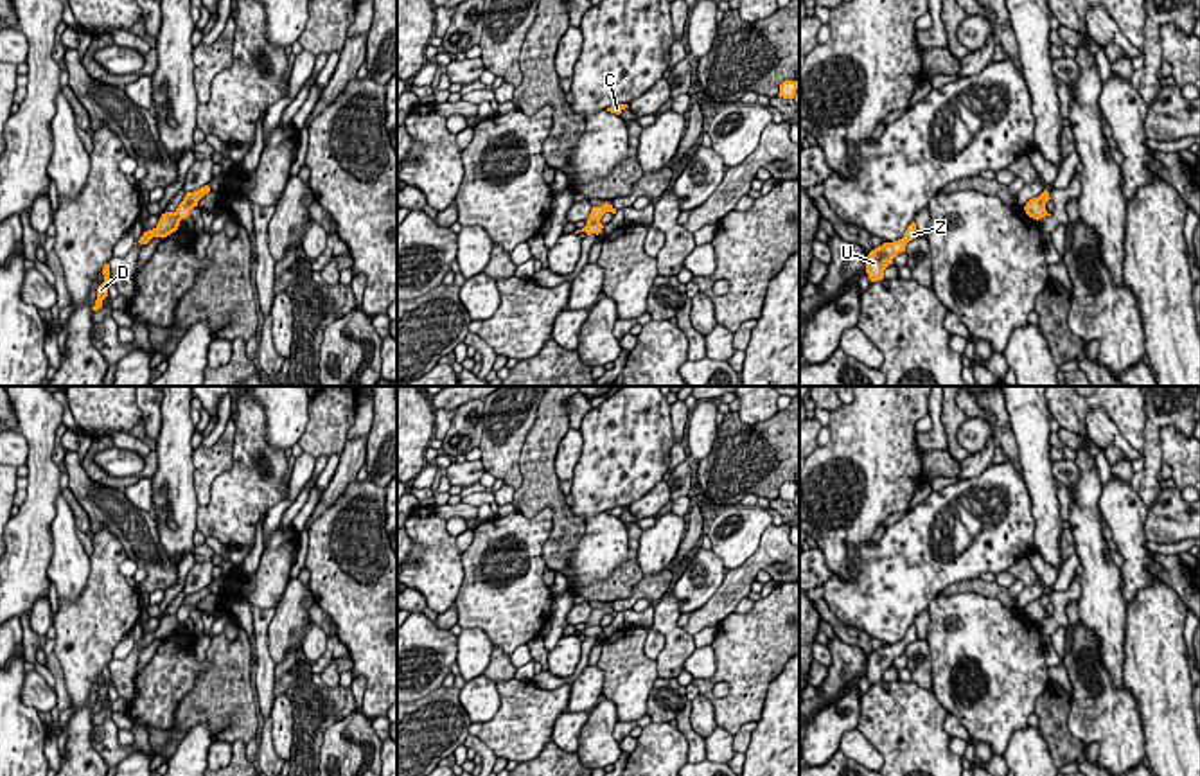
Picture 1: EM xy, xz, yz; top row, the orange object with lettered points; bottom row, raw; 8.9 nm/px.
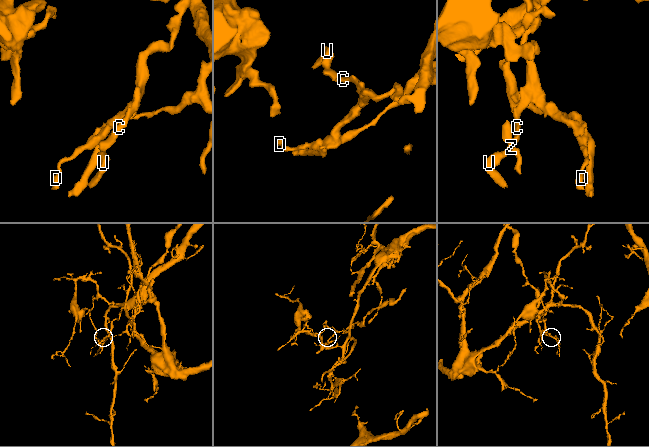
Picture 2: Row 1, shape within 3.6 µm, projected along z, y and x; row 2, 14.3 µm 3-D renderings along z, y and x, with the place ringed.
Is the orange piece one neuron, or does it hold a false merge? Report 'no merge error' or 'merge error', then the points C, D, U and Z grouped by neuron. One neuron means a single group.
merge error; groups C U Z / D

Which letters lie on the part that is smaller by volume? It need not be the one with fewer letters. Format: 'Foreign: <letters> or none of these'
Foreign: D

